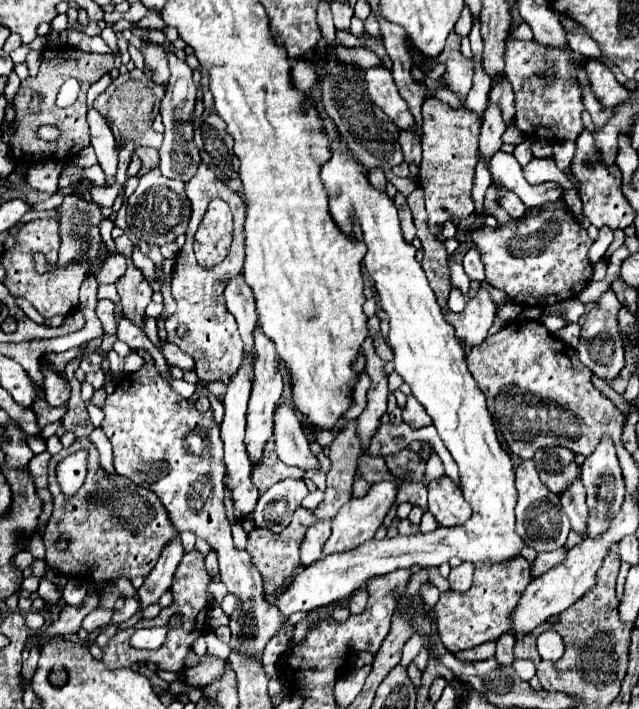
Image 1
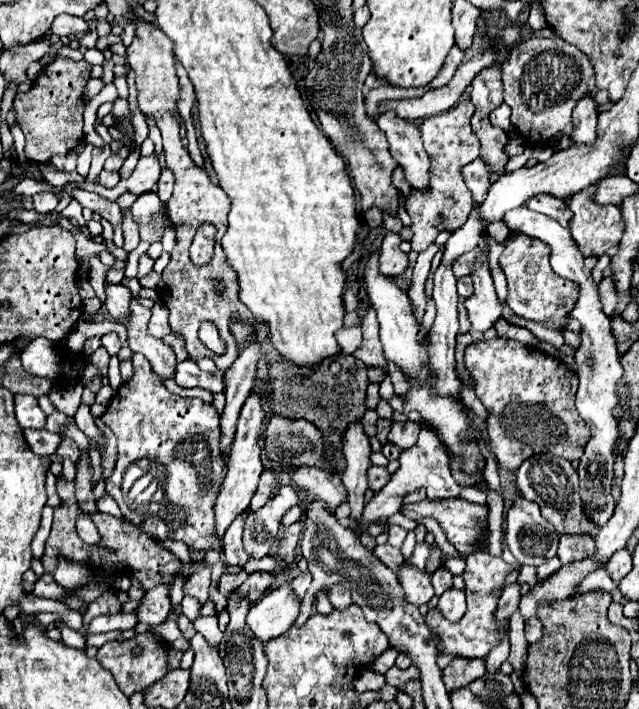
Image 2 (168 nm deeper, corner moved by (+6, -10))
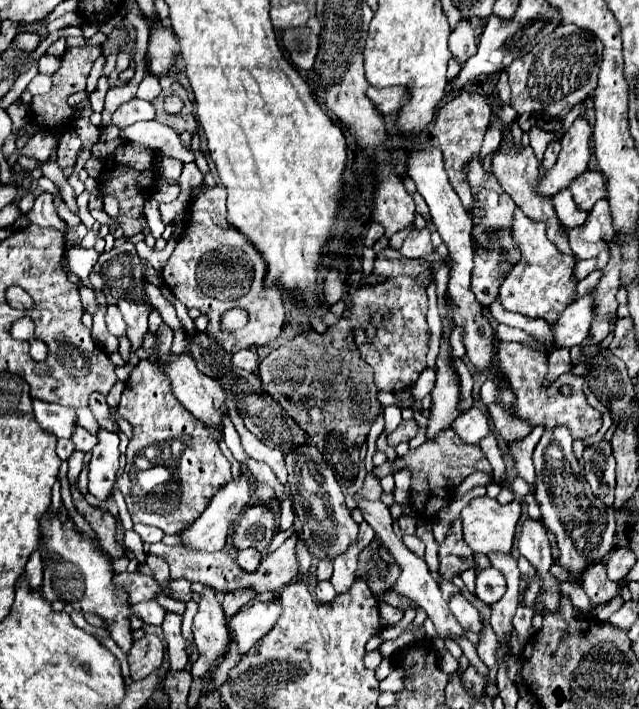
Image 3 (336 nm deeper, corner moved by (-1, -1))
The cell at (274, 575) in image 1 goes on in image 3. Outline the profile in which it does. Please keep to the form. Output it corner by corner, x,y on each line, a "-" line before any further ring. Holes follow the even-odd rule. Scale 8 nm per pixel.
237,589
233,593
225,593
221,597
221,605
227,617
233,617
241,605
245,605
249,599
253,599
257,593
253,589

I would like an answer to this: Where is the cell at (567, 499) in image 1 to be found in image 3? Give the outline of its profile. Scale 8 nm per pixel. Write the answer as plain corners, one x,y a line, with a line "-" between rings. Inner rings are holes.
603,559
595,561
593,565
587,565
581,571
581,585
585,589
585,593
591,597
591,601
595,605
607,603
617,595
617,583
613,583
607,573
605,573
605,563

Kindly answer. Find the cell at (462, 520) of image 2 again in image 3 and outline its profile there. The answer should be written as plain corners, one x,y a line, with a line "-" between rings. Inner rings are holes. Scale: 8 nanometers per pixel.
475,497
469,501
469,505
461,511
463,519
463,537
465,543
475,551
475,553
491,553
491,551
501,551
509,553
513,545
513,535
515,535
515,525
521,517
521,503
511,501
511,503
499,503
497,499
491,497

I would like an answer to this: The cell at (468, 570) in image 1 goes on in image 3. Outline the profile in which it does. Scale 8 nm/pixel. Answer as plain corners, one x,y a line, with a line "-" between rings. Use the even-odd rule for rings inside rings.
453,593
449,599
449,609
455,615
455,619
461,623
461,627
465,631
481,631
481,615
479,611
473,607
471,601
465,599
463,593

